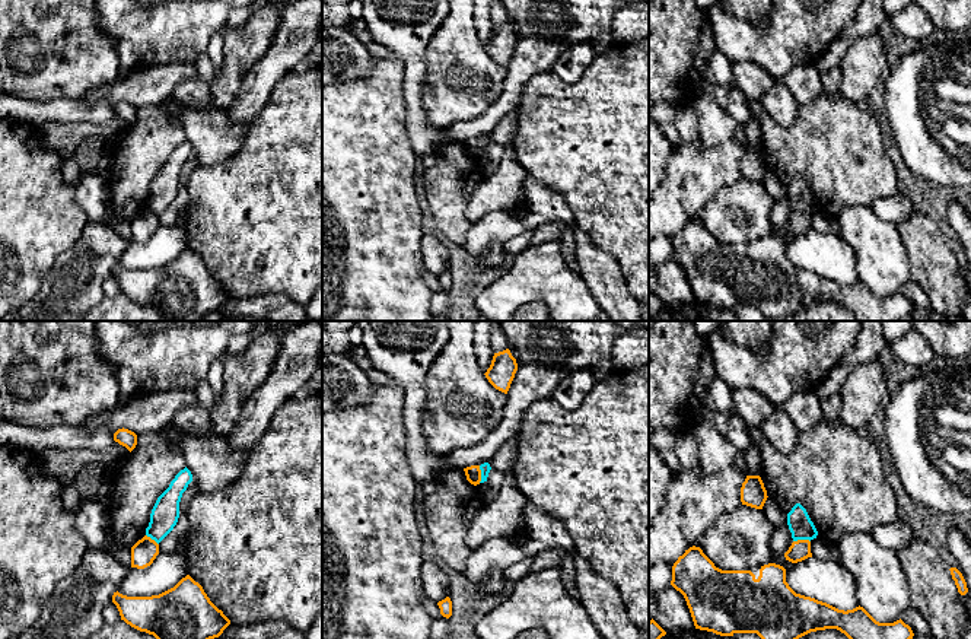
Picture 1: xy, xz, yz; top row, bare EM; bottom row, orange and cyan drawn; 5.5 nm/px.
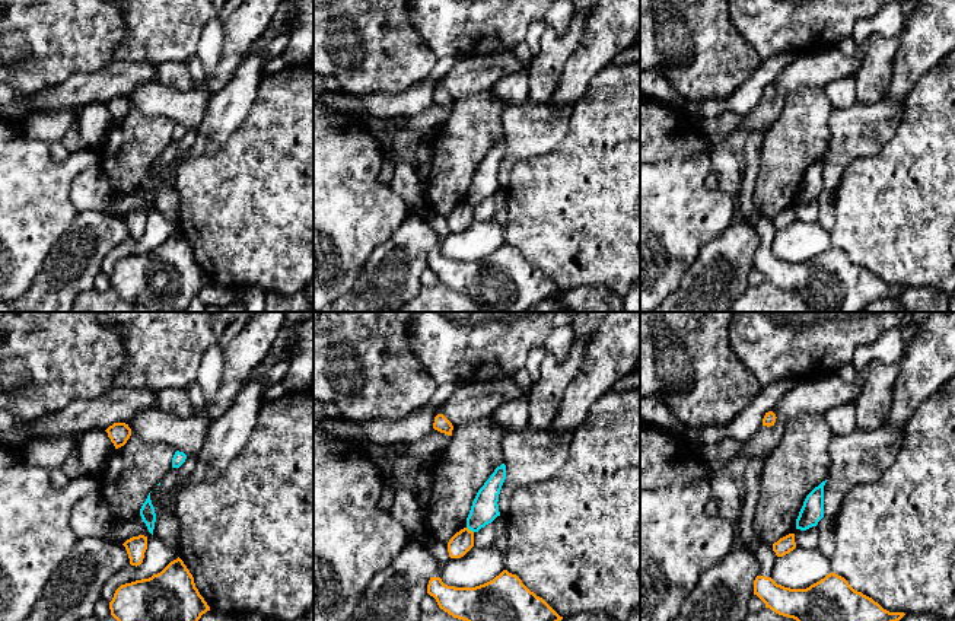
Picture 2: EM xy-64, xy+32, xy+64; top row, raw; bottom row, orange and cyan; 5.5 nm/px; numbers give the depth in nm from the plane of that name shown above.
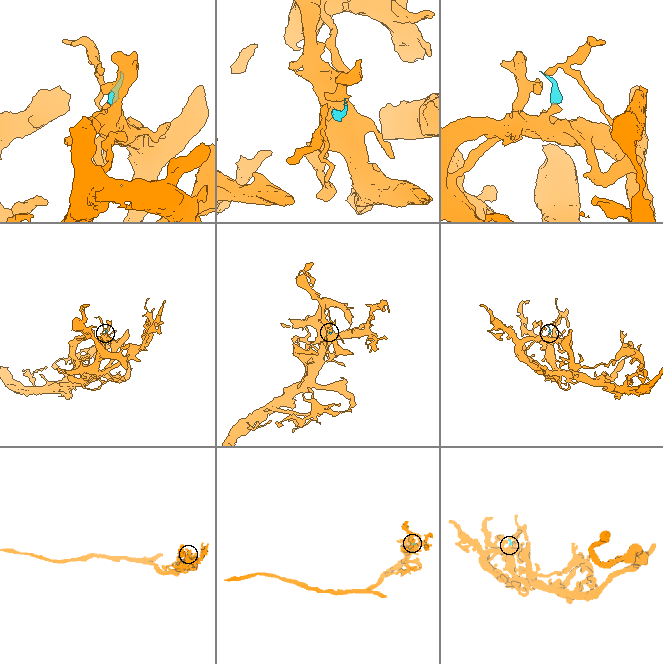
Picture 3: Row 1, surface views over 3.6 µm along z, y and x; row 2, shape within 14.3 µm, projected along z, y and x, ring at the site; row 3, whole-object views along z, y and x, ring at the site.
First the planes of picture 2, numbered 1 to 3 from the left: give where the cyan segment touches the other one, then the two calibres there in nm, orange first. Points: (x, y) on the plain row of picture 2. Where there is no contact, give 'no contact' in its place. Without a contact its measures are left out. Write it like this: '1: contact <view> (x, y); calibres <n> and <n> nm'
1: no contact
2: contact xy+32 (468, 203); calibres 120 and 150 nm
3: no contact

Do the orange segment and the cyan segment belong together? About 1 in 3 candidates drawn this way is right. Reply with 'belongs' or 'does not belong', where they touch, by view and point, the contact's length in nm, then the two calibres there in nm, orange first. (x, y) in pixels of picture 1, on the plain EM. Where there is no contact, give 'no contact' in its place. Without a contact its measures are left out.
does not belong | xz (480, 148) | 100 nm | 90/50 nm

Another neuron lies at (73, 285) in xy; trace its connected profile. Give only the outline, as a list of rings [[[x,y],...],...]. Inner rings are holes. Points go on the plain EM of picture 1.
[[[87,222],[76,244],[55,258],[34,299],[0,321],[80,321],[105,298],[102,286],[128,245],[111,223]]]

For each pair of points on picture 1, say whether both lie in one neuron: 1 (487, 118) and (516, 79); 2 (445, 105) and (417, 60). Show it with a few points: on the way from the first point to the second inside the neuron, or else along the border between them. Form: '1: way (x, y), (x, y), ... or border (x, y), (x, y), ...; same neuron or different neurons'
1: way (497, 110), (511, 97), (512, 89); same neuron
2: border (430, 40), (426, 48), (424, 108); different neurons

